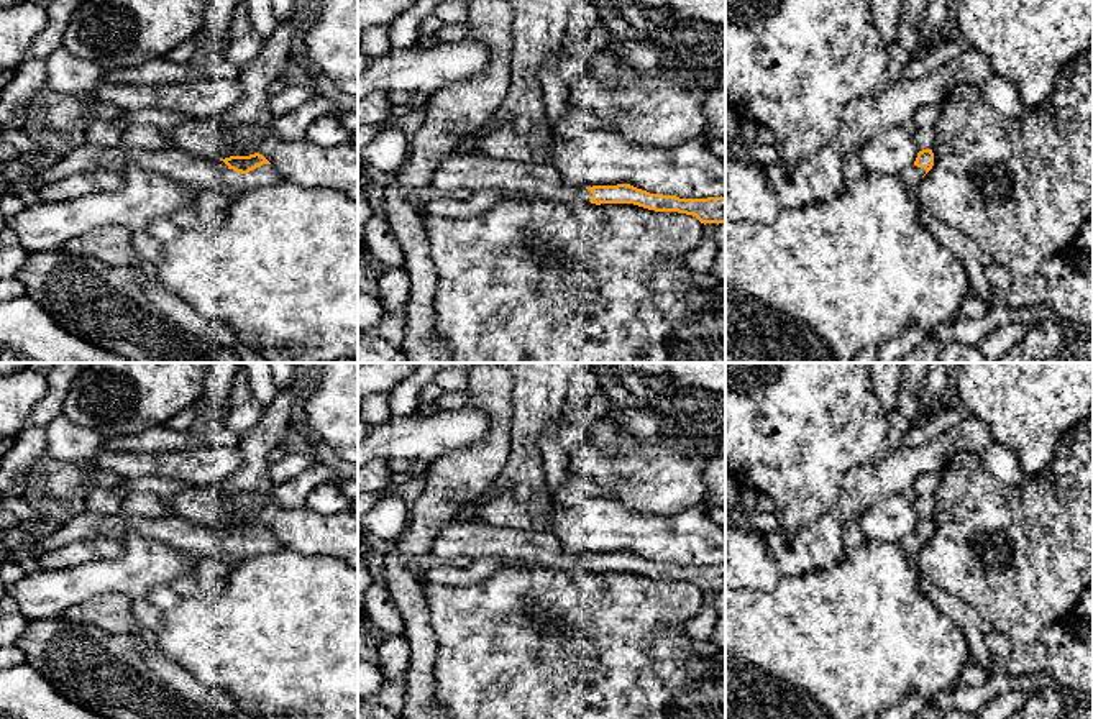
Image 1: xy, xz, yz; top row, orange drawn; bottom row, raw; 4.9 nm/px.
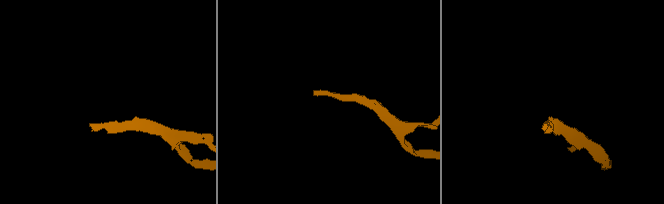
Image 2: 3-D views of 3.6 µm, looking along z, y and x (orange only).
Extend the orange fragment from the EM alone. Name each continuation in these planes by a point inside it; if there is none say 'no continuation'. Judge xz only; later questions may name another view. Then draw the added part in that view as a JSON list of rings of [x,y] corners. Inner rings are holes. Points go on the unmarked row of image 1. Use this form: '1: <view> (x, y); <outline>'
1: xz (457, 539); [[[448,522],[437,534],[428,553],[446,561],[460,556],[473,560],[499,556],[533,561],[555,570],[584,571],[592,566],[589,556],[568,553],[560,540],[546,530],[524,532],[482,522]]]

